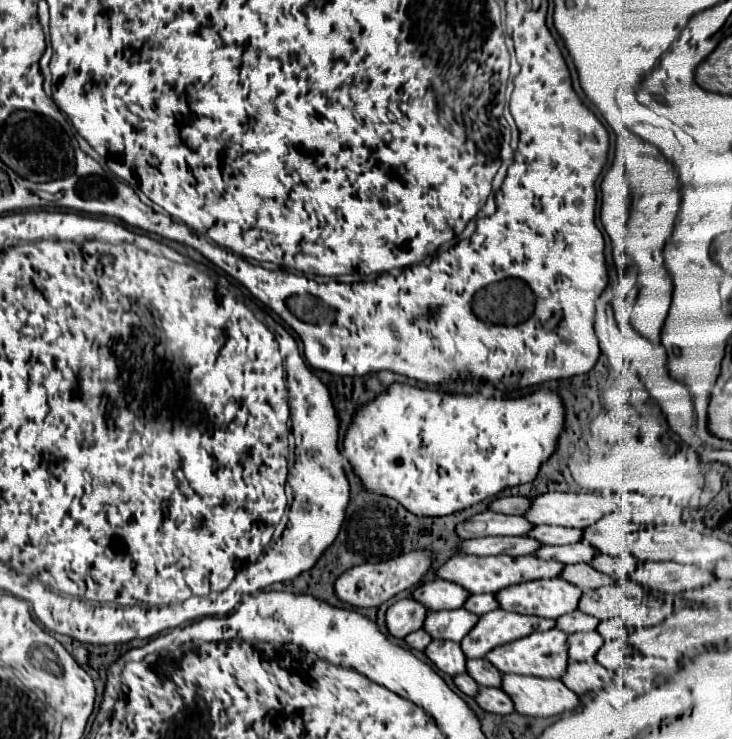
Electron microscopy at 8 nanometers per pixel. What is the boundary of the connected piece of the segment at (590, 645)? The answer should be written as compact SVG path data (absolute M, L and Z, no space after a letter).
M588 631L588 633L574 633L570 635L572 645L568 649L572 661L590 661L594 659L594 651L598 651L598 647L602 647L604 639L600 633L596 631Z

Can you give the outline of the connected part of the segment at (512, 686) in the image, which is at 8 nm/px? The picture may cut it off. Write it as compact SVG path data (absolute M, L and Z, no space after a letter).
M502 675L502 689L514 701L514 709L530 717L552 717L574 711L580 703L560 679L542 679L528 675Z

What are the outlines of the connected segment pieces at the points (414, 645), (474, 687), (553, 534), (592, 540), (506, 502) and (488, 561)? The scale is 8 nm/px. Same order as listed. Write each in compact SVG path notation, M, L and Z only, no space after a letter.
M414 631L412 635L406 637L406 643L410 645L410 649L418 649L418 651L424 651L426 649L426 643L430 643L430 635L426 635L426 631Z
M466 673L456 675L456 677L454 677L454 683L456 683L456 687L458 687L462 693L466 693L466 695L470 695L470 697L474 697L474 695L478 693L478 683L474 683L474 679L470 679L470 675L466 675Z
M538 525L534 531L530 531L530 537L546 543L546 545L570 545L582 541L582 529L570 529L570 527L548 527Z
M612 513L588 527L584 541L596 547L600 553L620 557L628 547L628 533L622 525L622 519Z
M498 497L490 503L492 511L500 511L500 513L508 513L508 515L520 515L524 517L532 507L532 499L530 497Z
M458 555L450 561L442 563L436 569L436 575L446 581L454 581L468 589L470 593L498 593L510 585L534 581L534 579L552 579L562 575L562 563L554 561L542 561L538 557L508 557L508 555L496 555L496 557L478 557L478 555Z

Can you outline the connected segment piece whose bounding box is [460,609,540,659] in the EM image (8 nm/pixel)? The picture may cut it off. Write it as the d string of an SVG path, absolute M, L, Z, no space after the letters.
M490 611L480 617L478 625L462 639L462 649L466 657L486 657L494 647L502 643L512 643L514 639L522 639L536 631L540 619L528 615L514 615L510 611Z

